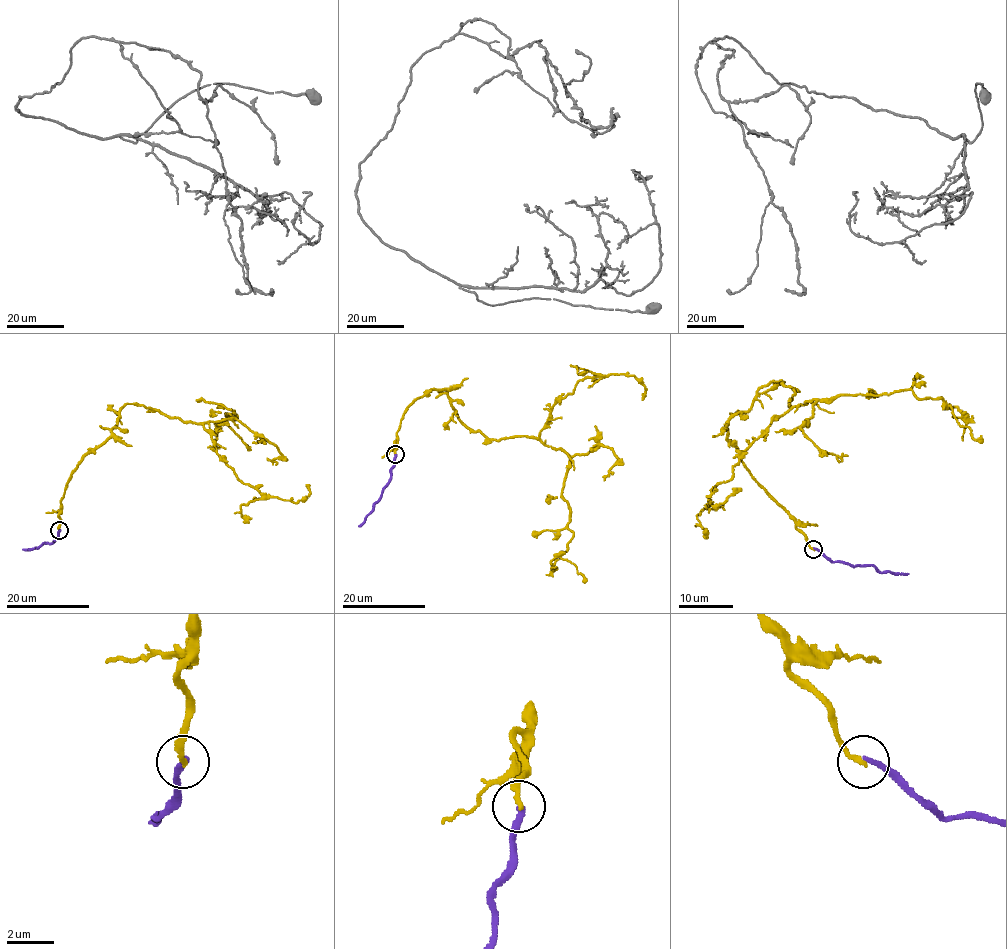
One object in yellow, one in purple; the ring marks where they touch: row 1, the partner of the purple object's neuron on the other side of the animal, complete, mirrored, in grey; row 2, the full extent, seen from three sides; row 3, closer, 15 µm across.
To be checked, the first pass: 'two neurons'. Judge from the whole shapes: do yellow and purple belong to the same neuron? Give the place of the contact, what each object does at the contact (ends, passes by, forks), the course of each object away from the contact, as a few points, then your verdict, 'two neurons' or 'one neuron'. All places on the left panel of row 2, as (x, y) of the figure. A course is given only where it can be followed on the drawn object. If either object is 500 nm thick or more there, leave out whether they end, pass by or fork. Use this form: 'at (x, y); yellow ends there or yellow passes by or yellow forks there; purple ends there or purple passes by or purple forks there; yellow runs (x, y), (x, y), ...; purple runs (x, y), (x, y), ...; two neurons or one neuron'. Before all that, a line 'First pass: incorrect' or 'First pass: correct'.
First pass: correct
at (59, 530); yellow ends there; purple ends there; yellow runs (59, 530), (69, 477), (125, 404), (184, 422), (234, 411), (225, 422), (248, 450); purple runs (59, 530), (53, 542), (22, 550); two neurons

